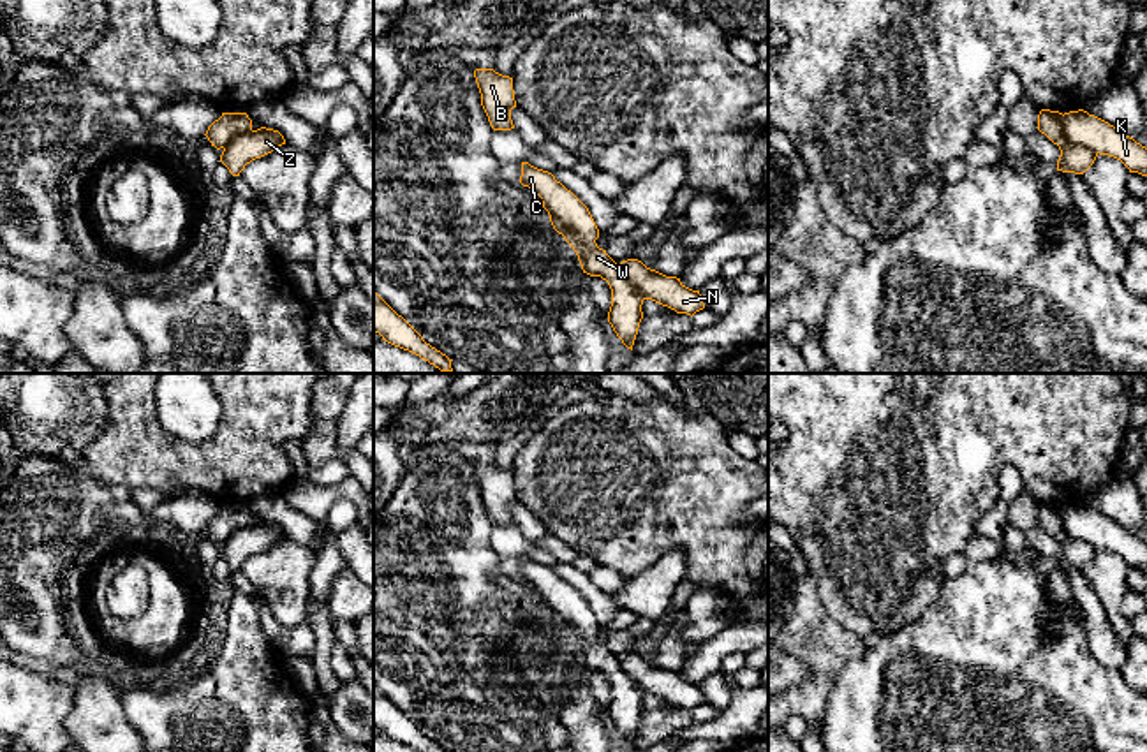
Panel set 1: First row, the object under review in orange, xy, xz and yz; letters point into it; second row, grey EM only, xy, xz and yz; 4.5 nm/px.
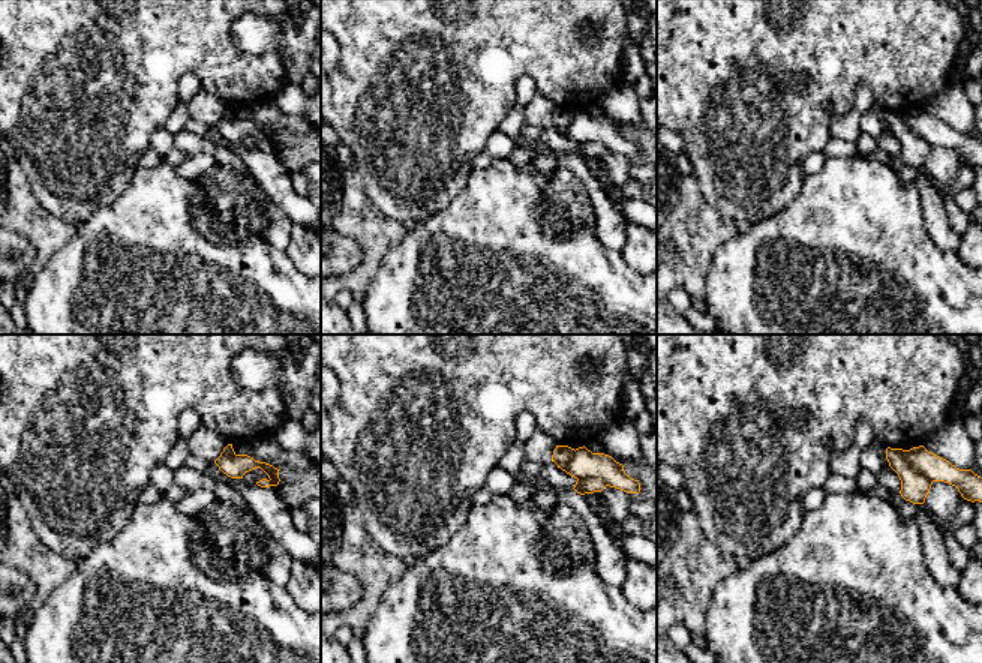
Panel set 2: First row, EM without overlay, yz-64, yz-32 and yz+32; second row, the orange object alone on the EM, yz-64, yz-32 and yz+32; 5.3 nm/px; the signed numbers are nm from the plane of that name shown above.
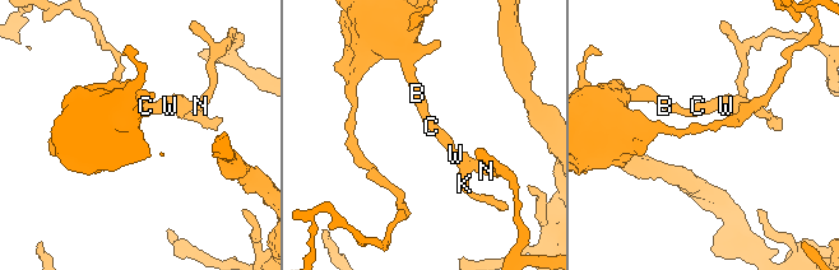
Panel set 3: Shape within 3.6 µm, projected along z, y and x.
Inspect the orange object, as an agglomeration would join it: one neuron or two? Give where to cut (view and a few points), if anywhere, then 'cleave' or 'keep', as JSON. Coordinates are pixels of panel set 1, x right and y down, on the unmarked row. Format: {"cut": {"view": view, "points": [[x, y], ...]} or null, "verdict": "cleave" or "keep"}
{"cut": {"view": "yz", "points": [[1063, 509], [1063, 529], [1096, 548]]}, "verdict": "cleave"}

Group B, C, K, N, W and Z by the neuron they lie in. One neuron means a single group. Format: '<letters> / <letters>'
B C K W / N Z

